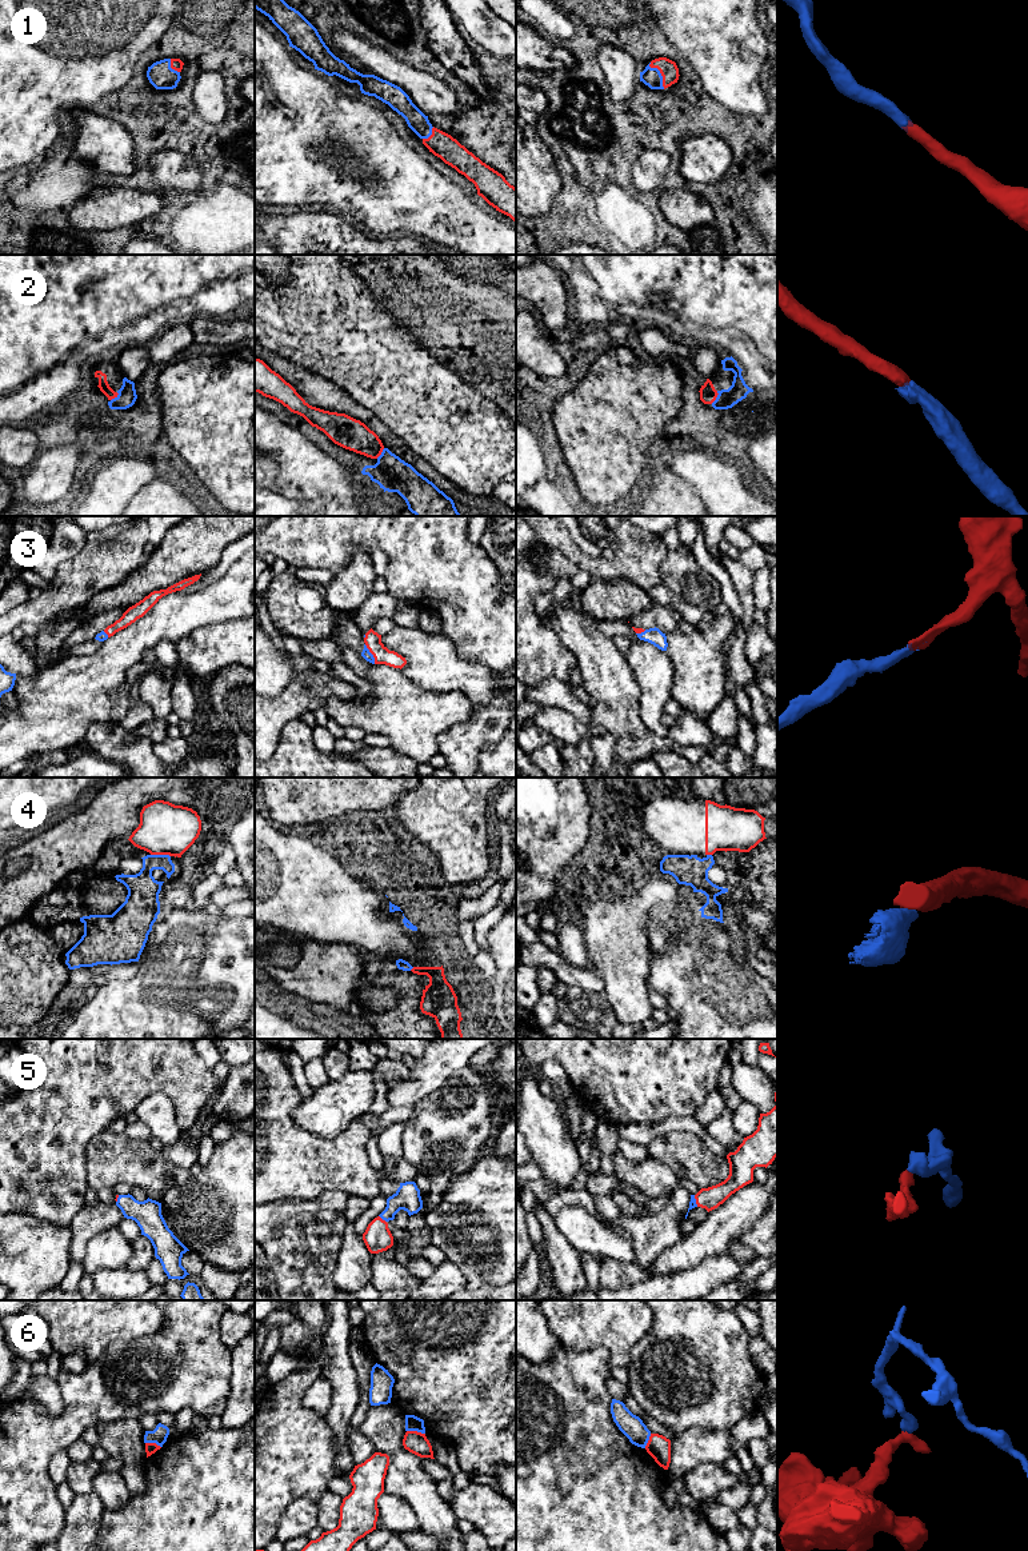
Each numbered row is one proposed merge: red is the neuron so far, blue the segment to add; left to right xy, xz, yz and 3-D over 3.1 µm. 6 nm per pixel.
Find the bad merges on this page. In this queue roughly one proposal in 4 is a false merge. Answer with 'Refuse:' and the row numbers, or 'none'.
Refuse: 4, 6

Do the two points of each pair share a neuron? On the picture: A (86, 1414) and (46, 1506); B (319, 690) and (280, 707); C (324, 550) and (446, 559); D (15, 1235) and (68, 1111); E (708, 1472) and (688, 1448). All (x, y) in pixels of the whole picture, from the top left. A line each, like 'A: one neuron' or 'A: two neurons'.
A: one neuron
B: one neuron
C: one neuron
D: two neurons
E: two neurons

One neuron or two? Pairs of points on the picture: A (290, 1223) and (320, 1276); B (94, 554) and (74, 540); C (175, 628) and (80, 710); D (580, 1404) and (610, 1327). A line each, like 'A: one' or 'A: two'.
A: one
B: two
C: one
D: two

